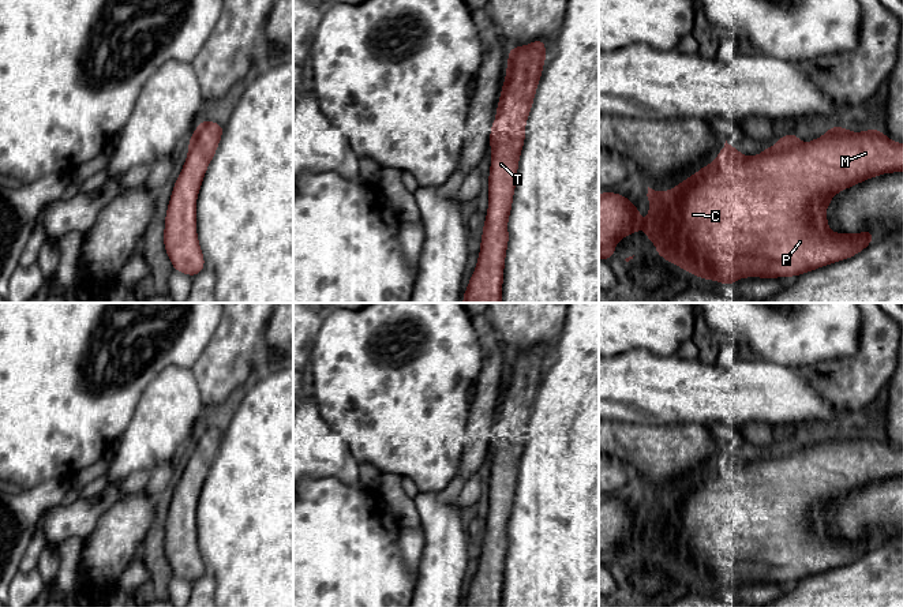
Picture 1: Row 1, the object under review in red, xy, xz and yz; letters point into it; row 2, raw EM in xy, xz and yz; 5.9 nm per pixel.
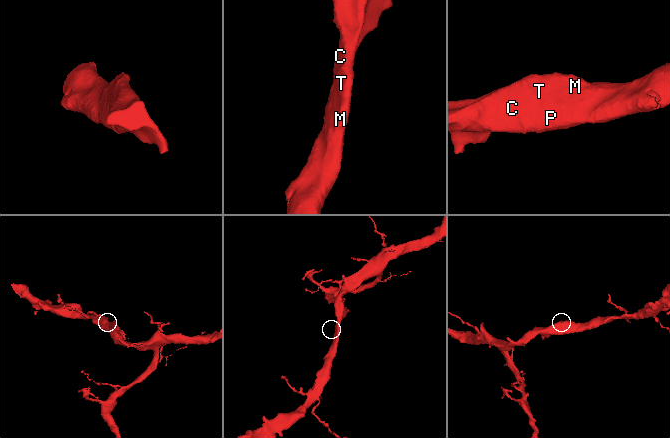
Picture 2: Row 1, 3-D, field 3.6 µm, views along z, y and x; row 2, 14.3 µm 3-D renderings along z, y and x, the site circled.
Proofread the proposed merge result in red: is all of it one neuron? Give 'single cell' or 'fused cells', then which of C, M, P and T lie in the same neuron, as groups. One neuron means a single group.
single cell | C M P T

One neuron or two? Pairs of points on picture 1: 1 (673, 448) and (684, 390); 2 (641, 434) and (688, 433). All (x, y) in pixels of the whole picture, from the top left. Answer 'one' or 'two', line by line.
1: two
2: one

